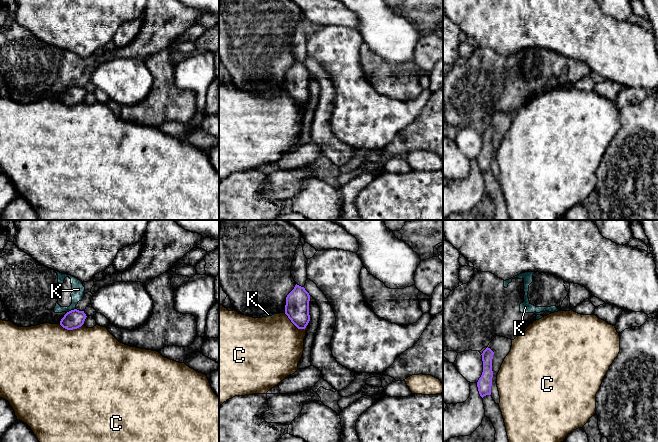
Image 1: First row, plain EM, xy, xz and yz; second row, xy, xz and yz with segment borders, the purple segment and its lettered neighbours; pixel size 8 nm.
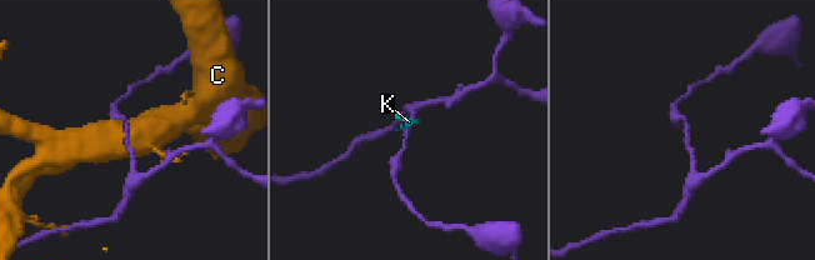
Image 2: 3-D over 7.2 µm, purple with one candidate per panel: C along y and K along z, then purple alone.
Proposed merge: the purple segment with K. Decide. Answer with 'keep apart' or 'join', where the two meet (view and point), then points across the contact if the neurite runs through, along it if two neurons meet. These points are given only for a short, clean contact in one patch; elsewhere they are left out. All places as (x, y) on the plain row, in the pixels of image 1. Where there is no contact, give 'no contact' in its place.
keep apart; meets purple in xy at (71, 86); border along xy (75, 84), (66, 89)

